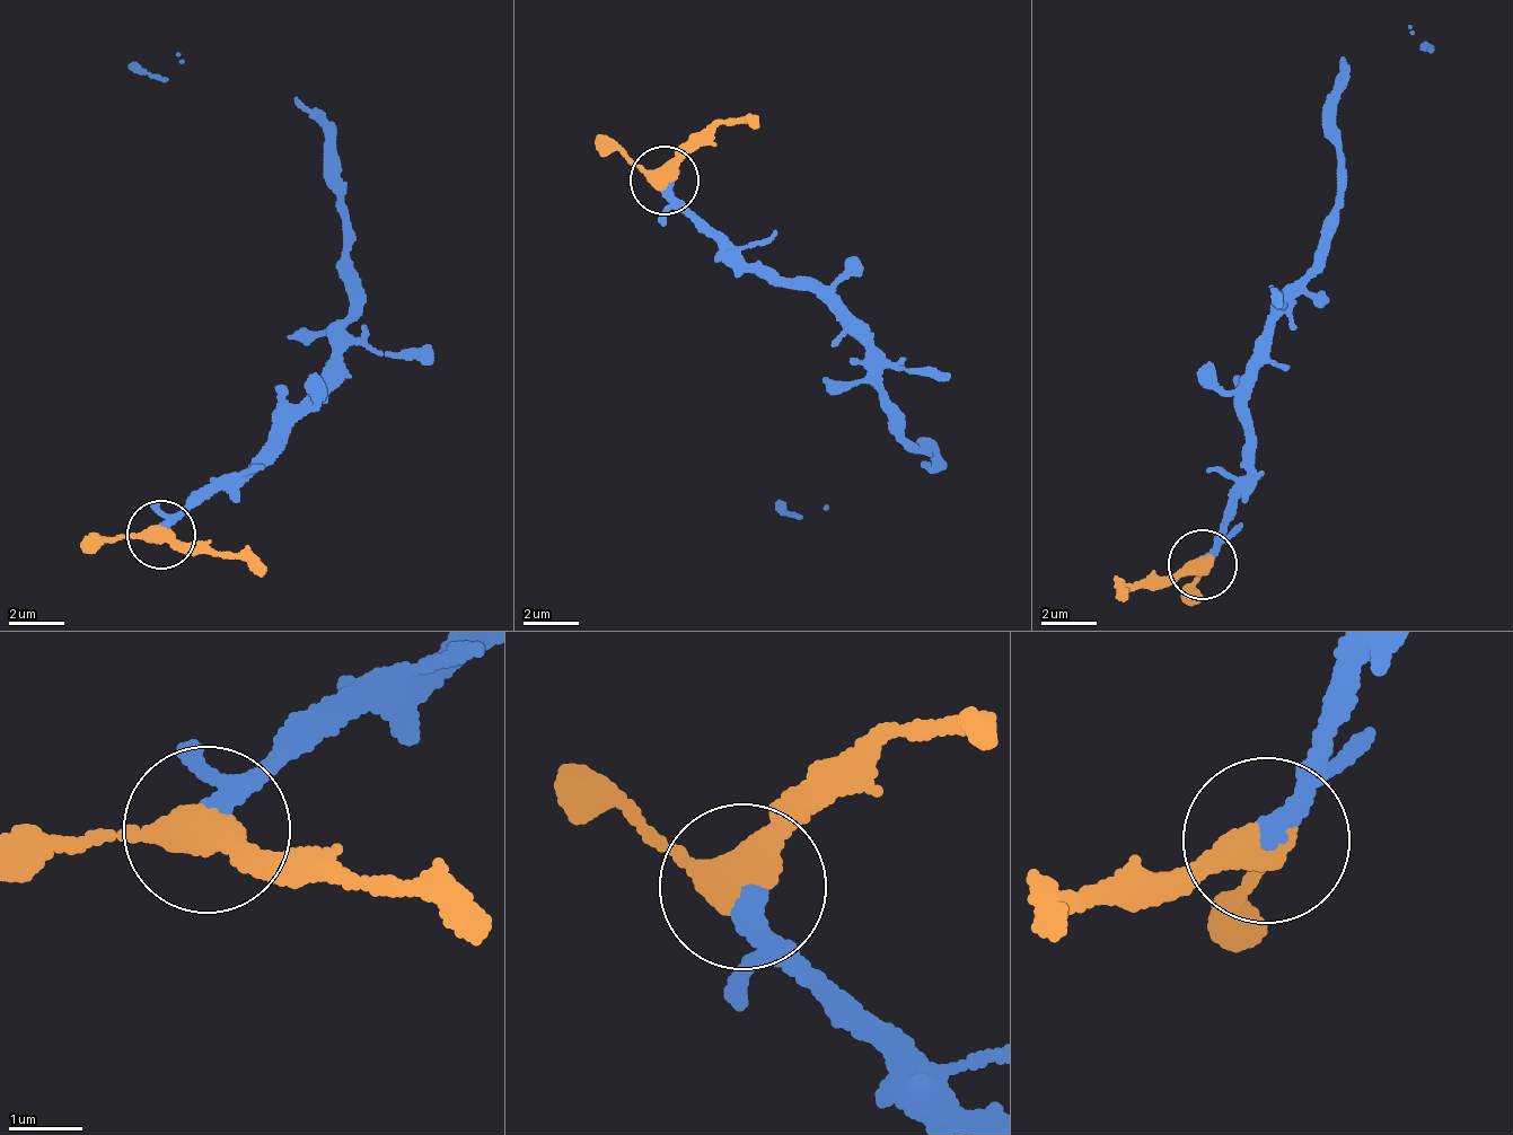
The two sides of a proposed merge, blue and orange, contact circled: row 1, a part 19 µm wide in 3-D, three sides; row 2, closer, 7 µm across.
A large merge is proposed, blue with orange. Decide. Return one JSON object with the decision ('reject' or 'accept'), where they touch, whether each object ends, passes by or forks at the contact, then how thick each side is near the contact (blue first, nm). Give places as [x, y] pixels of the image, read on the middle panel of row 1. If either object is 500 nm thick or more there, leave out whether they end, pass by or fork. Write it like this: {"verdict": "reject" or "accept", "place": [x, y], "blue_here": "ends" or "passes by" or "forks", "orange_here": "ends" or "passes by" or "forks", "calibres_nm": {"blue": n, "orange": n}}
{"verdict": "accept", "place": [665, 179], "blue_here": "passes by", "orange_here": "passes by", "calibres_nm": {"blue": 220, "orange": 440}}

